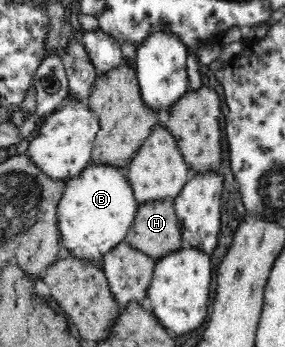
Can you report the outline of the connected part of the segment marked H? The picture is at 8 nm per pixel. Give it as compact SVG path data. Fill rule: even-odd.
M162 198L138 203L124 240L154 260L177 250L185 242L182 240L174 199Z

